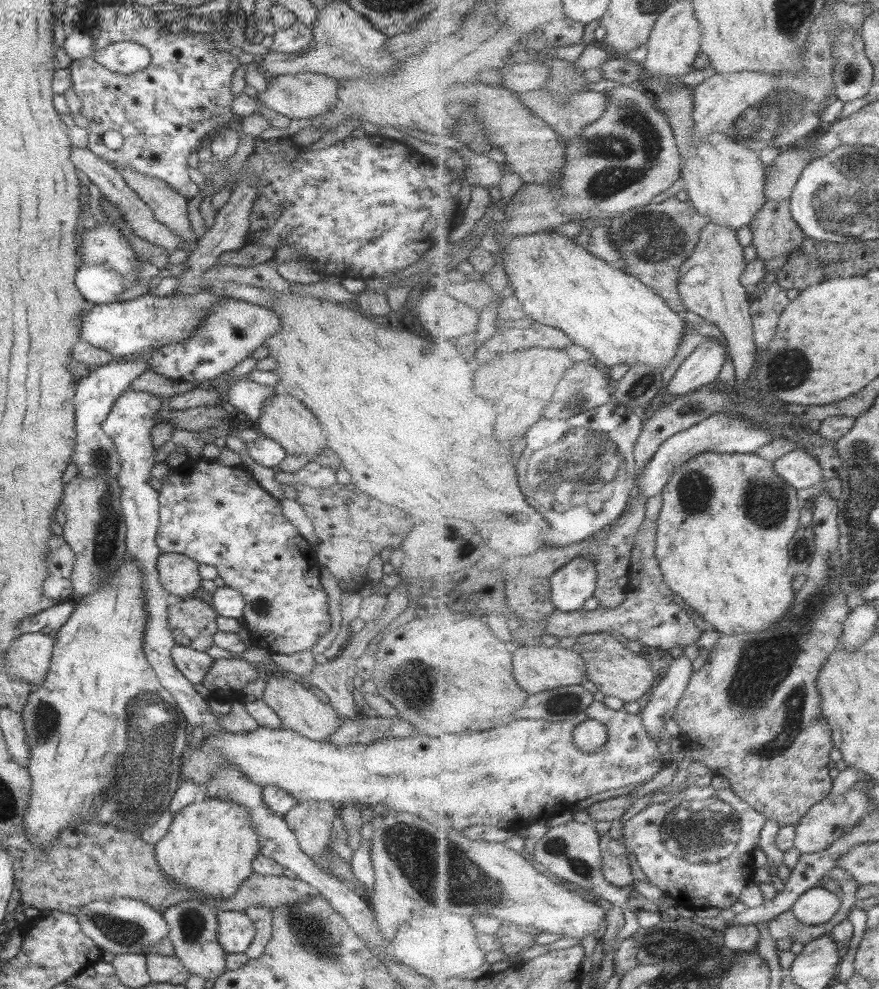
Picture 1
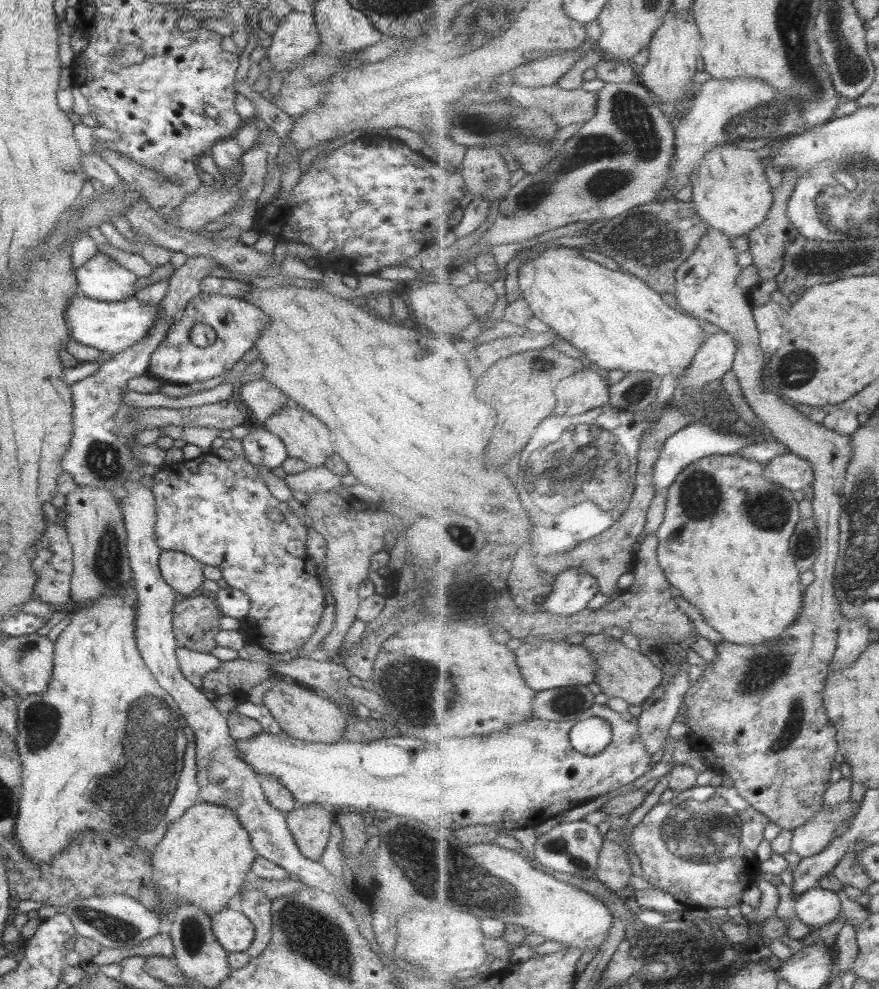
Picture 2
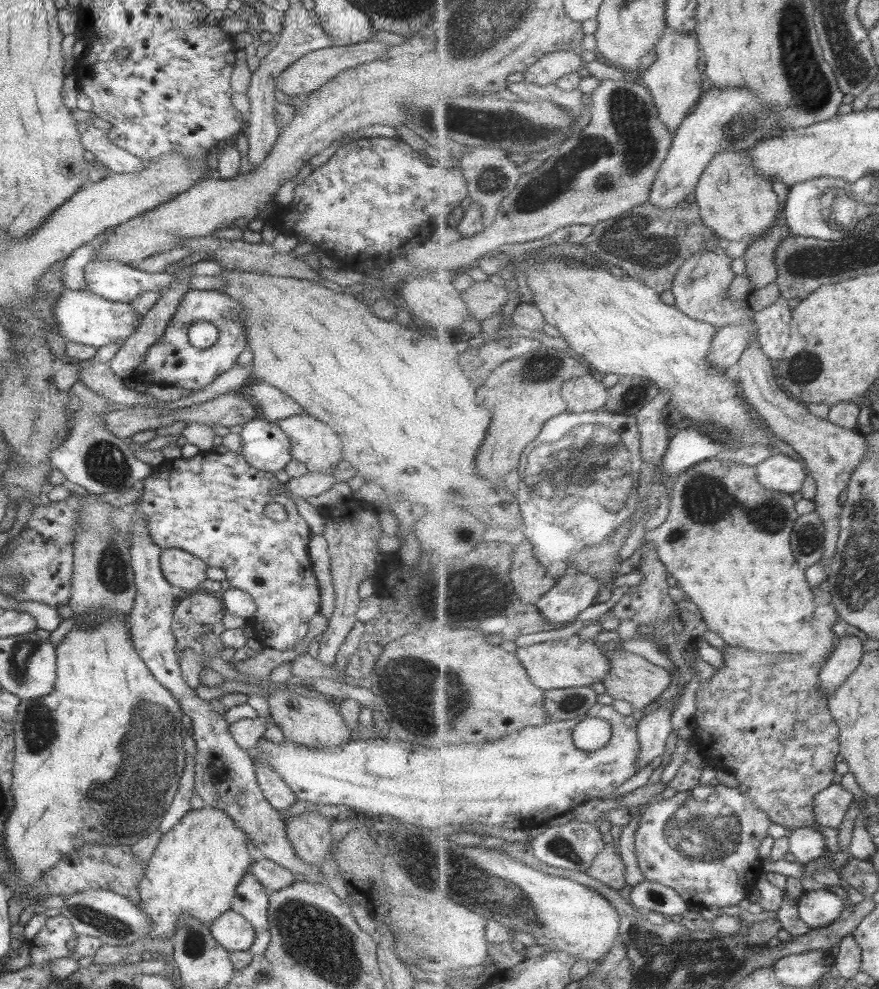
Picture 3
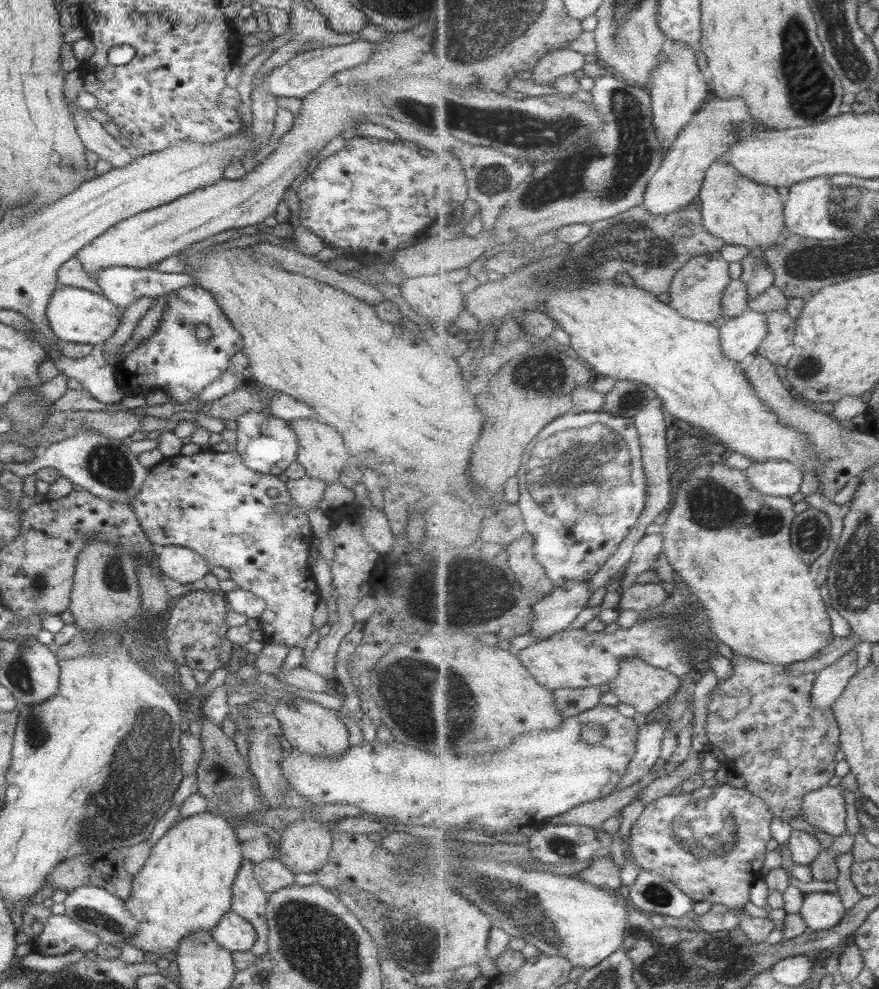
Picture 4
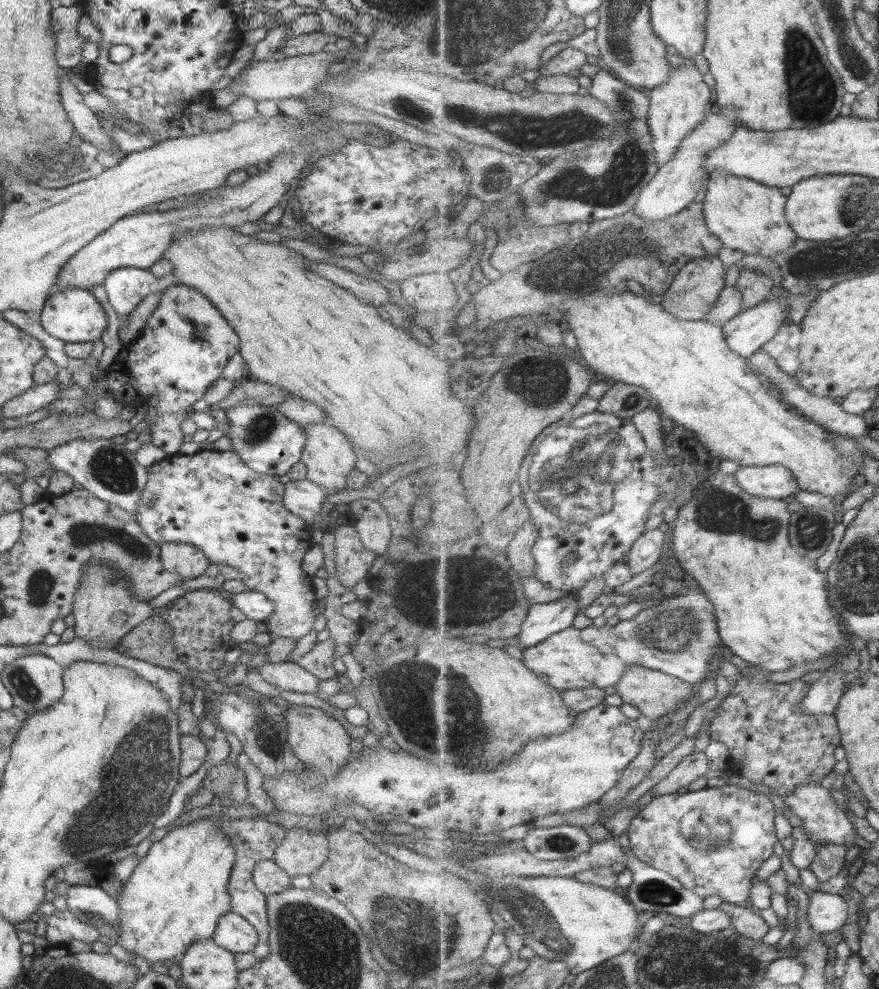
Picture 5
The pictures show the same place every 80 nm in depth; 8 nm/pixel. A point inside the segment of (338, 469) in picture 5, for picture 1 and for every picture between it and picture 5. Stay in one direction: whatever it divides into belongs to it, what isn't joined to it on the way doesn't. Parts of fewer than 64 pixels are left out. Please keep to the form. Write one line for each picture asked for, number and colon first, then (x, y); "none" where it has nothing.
1: (284, 419)
2: (306, 438)
3: (312, 443)
4: (320, 450)

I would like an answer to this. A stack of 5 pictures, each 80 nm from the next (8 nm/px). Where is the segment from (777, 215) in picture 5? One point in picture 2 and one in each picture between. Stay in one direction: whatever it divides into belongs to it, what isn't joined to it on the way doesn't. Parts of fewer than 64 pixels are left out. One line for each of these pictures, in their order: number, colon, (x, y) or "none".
2: (731, 192)
3: (737, 202)
4: (742, 211)

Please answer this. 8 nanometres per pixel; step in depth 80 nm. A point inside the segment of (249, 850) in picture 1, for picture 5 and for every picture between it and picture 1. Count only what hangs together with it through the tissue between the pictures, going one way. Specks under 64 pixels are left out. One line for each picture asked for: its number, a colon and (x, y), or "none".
2: (204, 857)
3: (194, 869)
4: (185, 884)
5: (175, 895)

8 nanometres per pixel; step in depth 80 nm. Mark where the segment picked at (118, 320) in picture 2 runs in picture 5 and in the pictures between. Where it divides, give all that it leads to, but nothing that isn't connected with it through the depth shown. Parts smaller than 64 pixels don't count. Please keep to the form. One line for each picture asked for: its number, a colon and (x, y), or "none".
3: (83, 318)
4: (77, 316)
5: (72, 315)

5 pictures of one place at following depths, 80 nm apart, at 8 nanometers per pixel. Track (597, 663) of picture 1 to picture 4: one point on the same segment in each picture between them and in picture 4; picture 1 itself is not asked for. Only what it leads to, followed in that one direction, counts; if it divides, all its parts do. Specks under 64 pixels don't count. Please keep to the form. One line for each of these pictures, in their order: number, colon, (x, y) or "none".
2: (625, 673)
3: (633, 678)
4: (645, 687)

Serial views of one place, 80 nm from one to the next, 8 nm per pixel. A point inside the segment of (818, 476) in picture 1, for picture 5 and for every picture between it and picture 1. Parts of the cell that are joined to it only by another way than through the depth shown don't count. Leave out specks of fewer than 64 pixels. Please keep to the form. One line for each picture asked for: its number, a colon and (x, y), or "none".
2: (790, 470)
3: (782, 473)
4: (771, 477)
5: (775, 482)

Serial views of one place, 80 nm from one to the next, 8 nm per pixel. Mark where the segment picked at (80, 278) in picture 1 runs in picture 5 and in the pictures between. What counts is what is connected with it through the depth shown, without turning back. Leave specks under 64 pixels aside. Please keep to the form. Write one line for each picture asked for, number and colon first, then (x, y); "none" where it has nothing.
2: (100, 278)
3: (116, 282)
4: (120, 285)
5: (125, 287)

